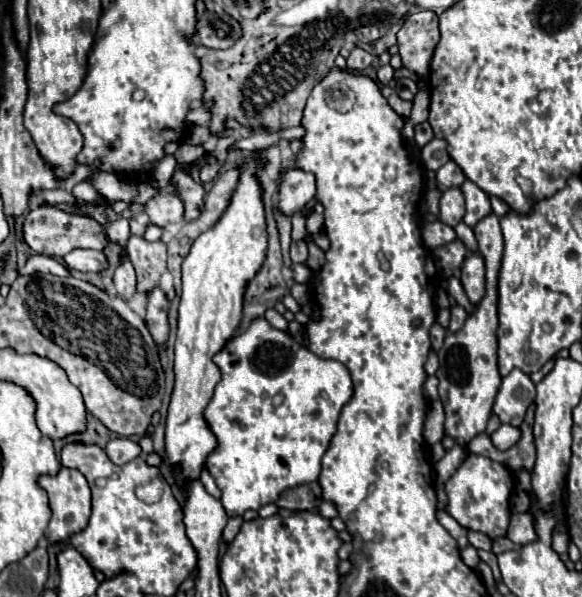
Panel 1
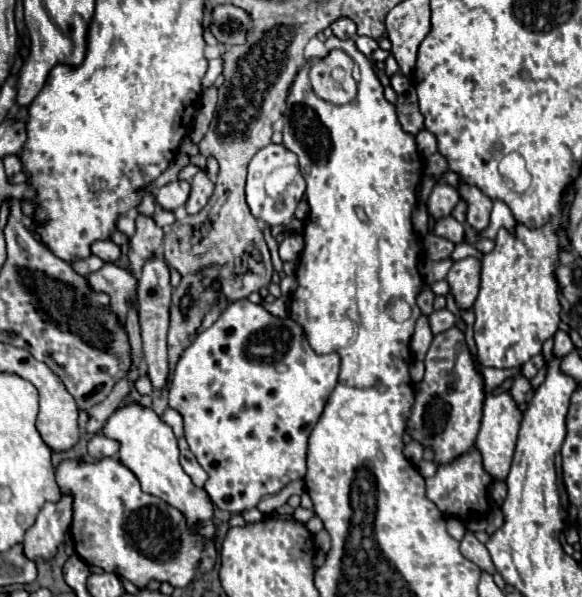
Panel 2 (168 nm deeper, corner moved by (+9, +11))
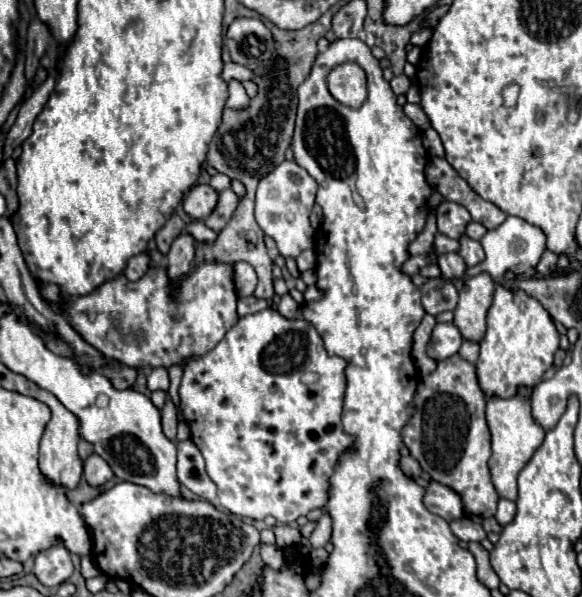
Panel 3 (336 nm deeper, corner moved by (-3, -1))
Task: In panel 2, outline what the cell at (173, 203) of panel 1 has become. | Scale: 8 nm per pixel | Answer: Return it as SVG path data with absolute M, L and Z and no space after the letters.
M176 180L176 182L170 182L170 184L156 190L154 192L154 202L156 202L156 206L160 206L164 210L174 212L178 206L186 204L188 196L190 196L190 184L182 182L182 180L180 182Z

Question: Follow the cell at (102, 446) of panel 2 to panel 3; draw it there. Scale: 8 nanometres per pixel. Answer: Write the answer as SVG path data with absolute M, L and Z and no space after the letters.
M92 454L92 456L86 458L86 462L84 462L84 478L92 488L106 484L112 476L114 474L112 474L110 466L98 454Z

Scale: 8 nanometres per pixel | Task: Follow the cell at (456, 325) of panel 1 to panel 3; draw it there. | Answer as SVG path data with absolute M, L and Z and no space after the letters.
M452 322L436 324L434 330L432 330L432 336L430 336L426 354L432 360L440 362L440 360L446 360L448 356L454 356L458 352L460 344L462 344L462 336Z

